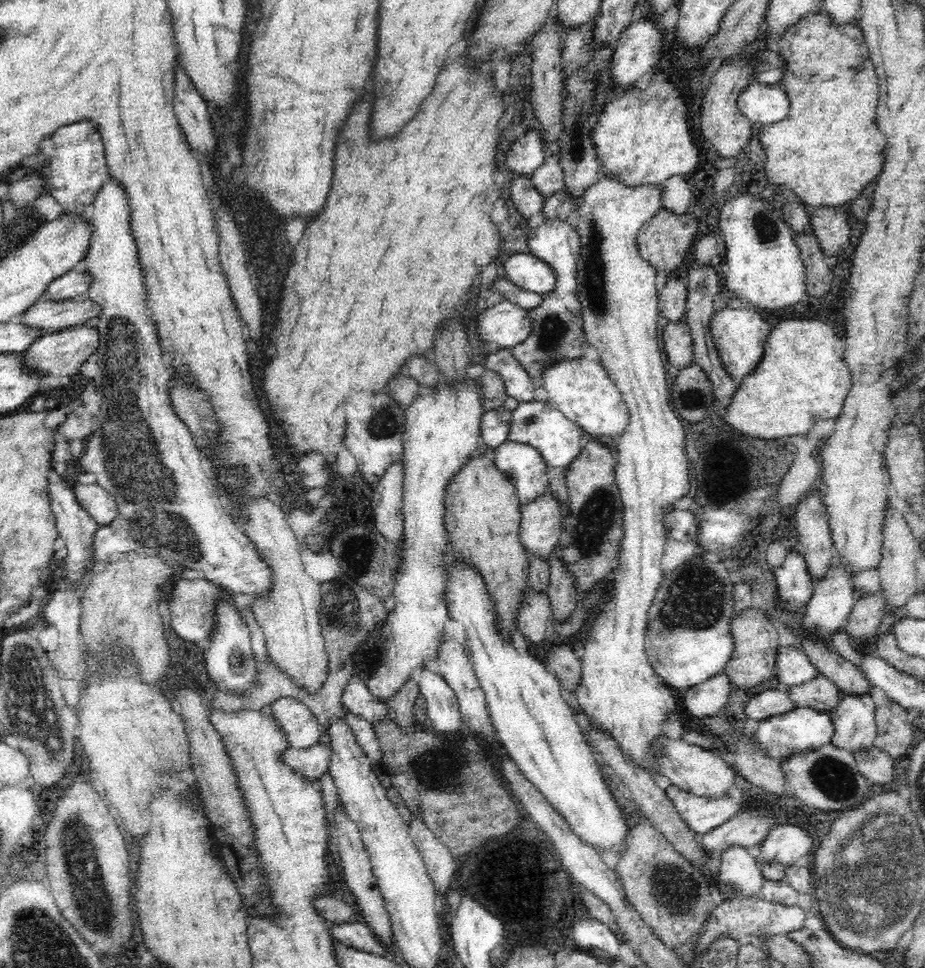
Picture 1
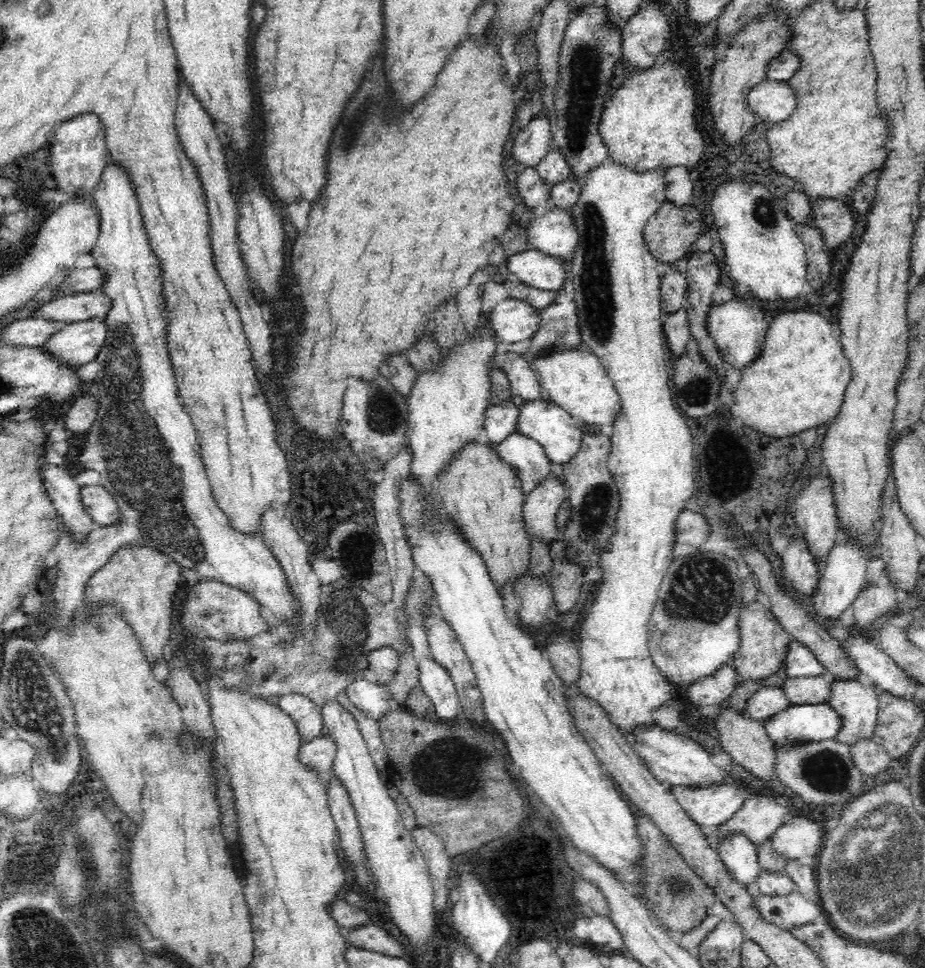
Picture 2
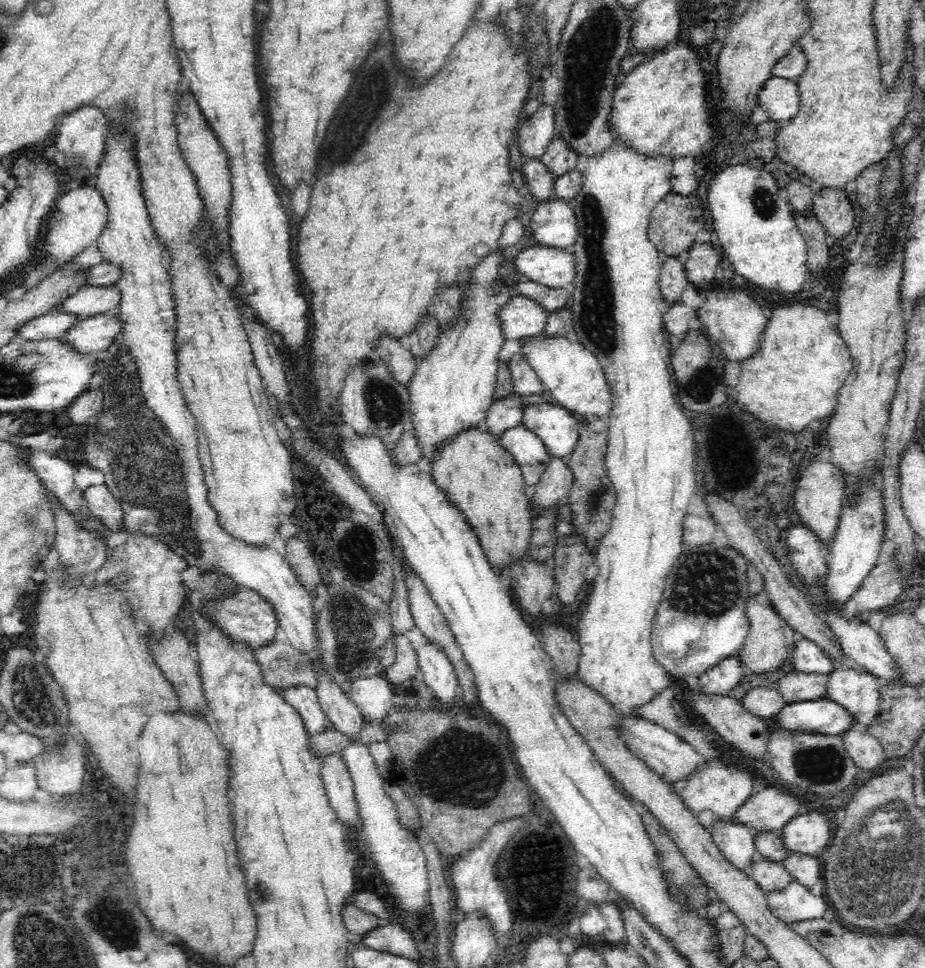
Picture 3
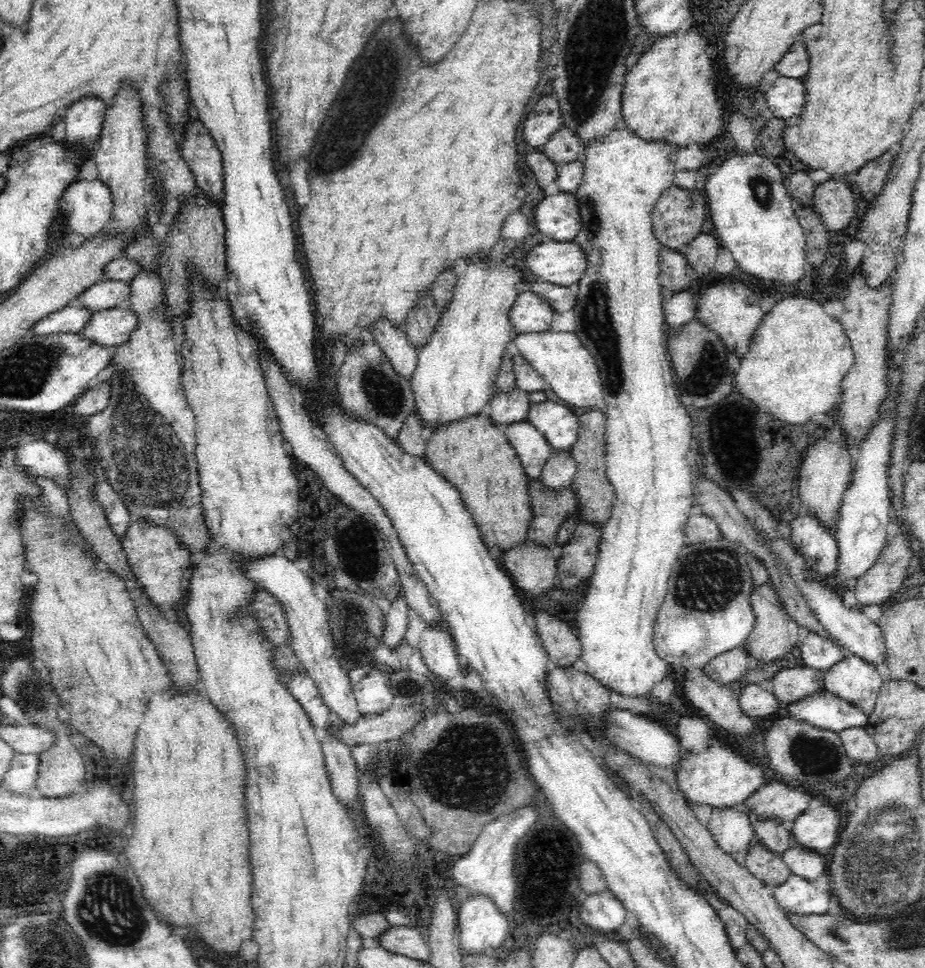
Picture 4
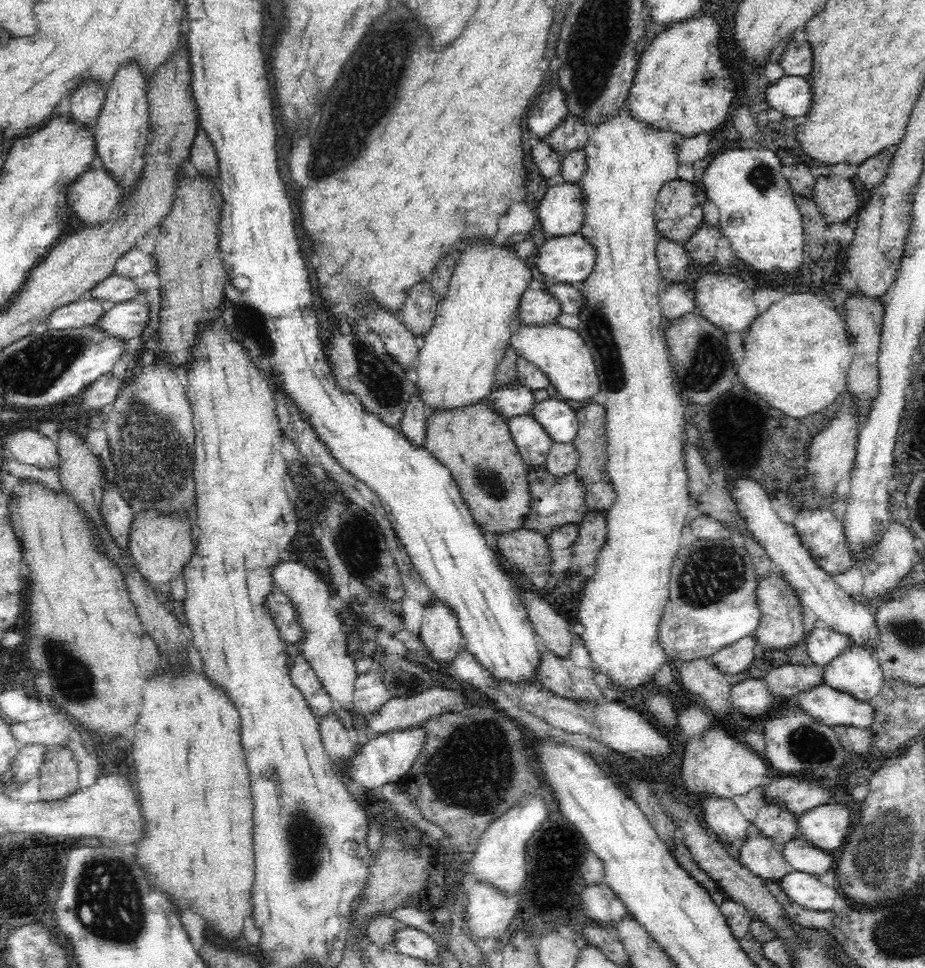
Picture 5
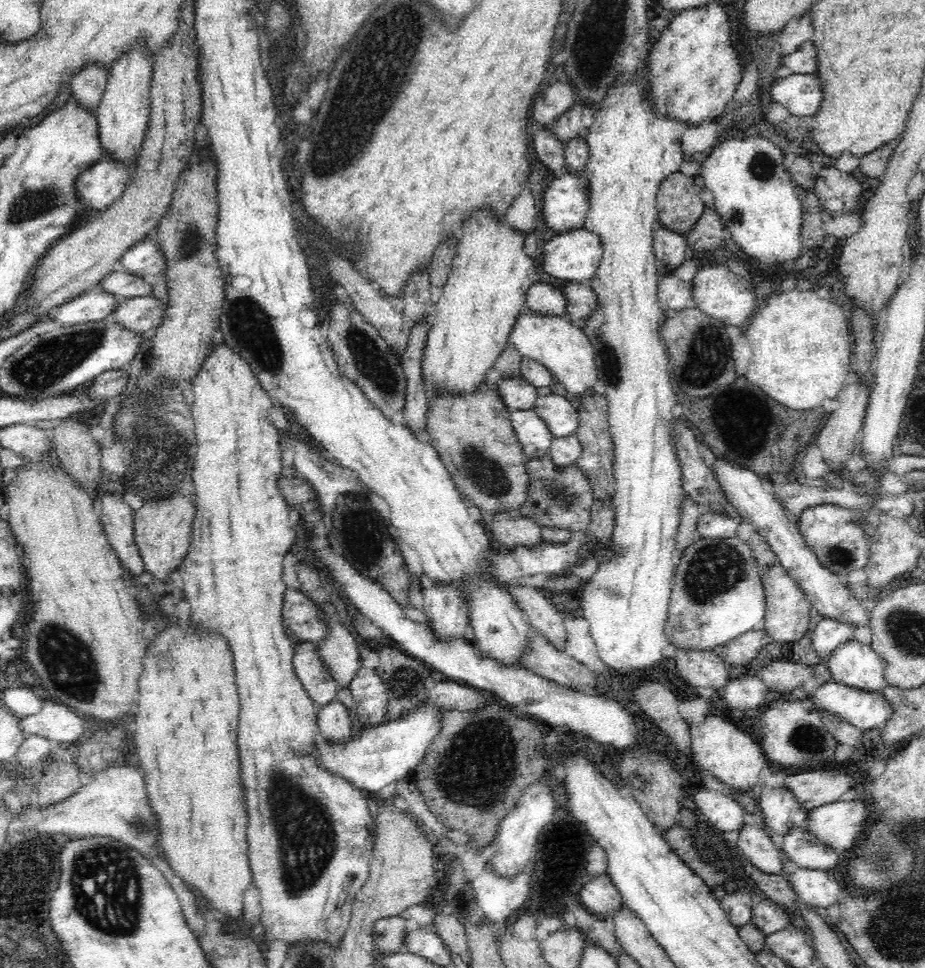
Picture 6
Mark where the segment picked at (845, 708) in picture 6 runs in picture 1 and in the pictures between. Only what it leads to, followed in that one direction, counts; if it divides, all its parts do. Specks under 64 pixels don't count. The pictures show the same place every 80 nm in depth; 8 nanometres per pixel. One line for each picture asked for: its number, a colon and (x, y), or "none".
1: (800, 729)
2: (801, 722)
3: (823, 715)
4: (825, 709)
5: (829, 705)

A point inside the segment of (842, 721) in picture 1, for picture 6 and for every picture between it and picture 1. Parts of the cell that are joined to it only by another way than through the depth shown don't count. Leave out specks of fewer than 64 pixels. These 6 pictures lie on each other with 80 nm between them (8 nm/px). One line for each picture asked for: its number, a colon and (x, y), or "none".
2: (858, 704)
3: (858, 690)
4: (855, 679)
5: (856, 670)
6: (853, 663)

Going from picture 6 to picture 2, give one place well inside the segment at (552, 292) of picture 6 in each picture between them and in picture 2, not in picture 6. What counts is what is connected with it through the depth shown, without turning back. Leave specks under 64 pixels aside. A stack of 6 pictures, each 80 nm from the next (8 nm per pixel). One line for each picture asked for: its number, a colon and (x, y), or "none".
2: (514, 320)
3: (523, 316)
4: (531, 313)
5: (539, 305)

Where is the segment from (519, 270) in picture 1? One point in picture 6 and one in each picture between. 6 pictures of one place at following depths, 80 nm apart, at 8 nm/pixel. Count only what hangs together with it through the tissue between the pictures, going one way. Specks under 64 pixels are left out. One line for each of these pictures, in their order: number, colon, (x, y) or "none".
2: (539, 269)
3: (555, 267)
4: (564, 262)
5: (570, 259)
6: (572, 256)

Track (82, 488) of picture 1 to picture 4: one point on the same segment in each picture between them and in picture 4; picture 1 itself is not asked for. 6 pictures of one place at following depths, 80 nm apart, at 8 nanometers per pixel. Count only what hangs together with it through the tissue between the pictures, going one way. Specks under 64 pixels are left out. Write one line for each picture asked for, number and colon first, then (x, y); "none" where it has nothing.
2: (101, 506)
3: (101, 502)
4: (118, 515)

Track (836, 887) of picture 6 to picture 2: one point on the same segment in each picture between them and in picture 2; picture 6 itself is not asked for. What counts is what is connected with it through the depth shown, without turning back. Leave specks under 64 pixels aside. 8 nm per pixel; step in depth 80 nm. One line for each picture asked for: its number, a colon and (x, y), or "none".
2: (790, 910)
3: (795, 901)
4: (798, 894)
5: (805, 888)

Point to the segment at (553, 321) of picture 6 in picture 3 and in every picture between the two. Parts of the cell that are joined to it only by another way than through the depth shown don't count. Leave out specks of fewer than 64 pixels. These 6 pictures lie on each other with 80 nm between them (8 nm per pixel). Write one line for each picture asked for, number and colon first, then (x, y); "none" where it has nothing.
3: (571, 373)
4: (569, 369)
5: (561, 353)

